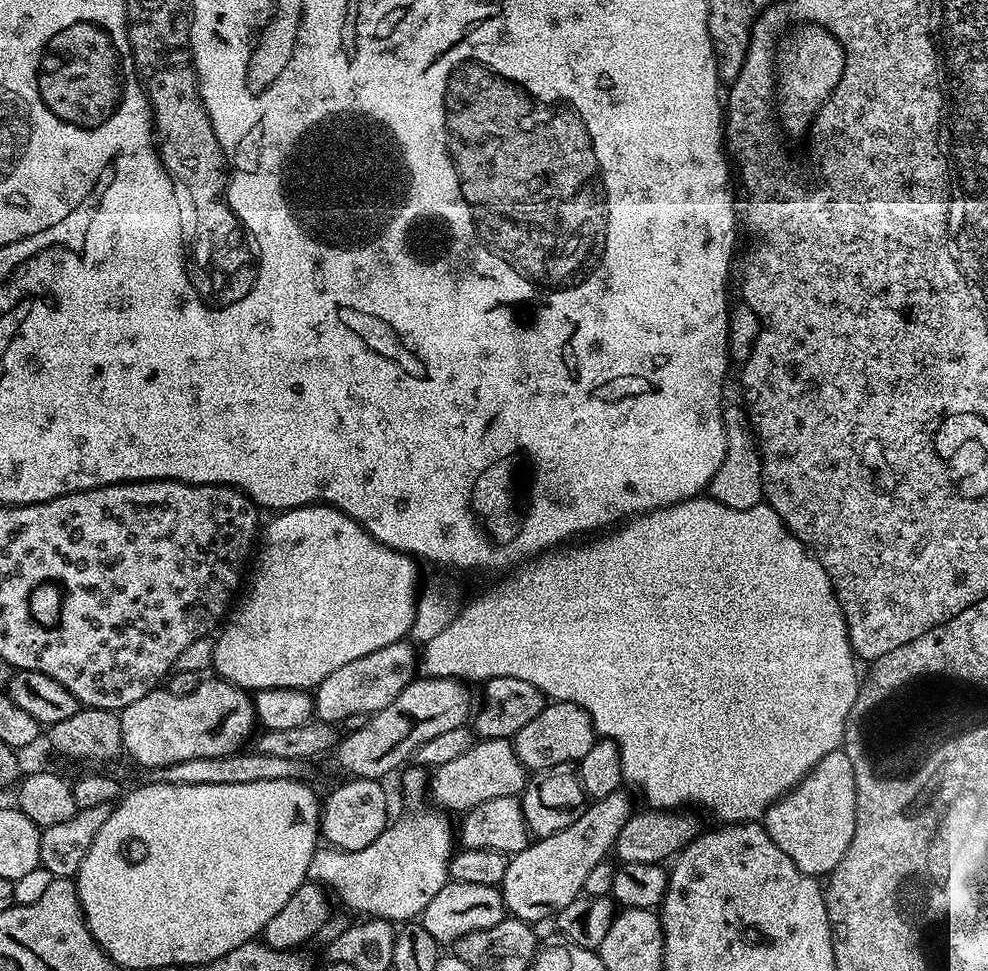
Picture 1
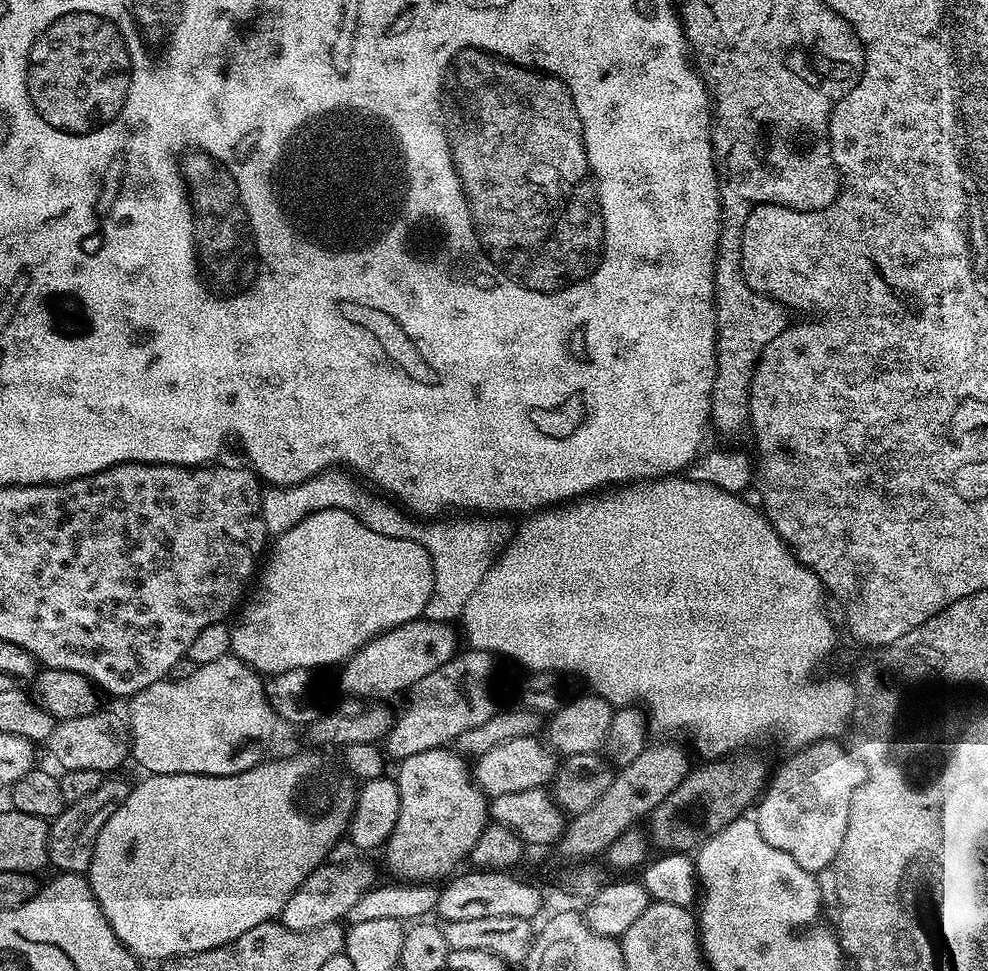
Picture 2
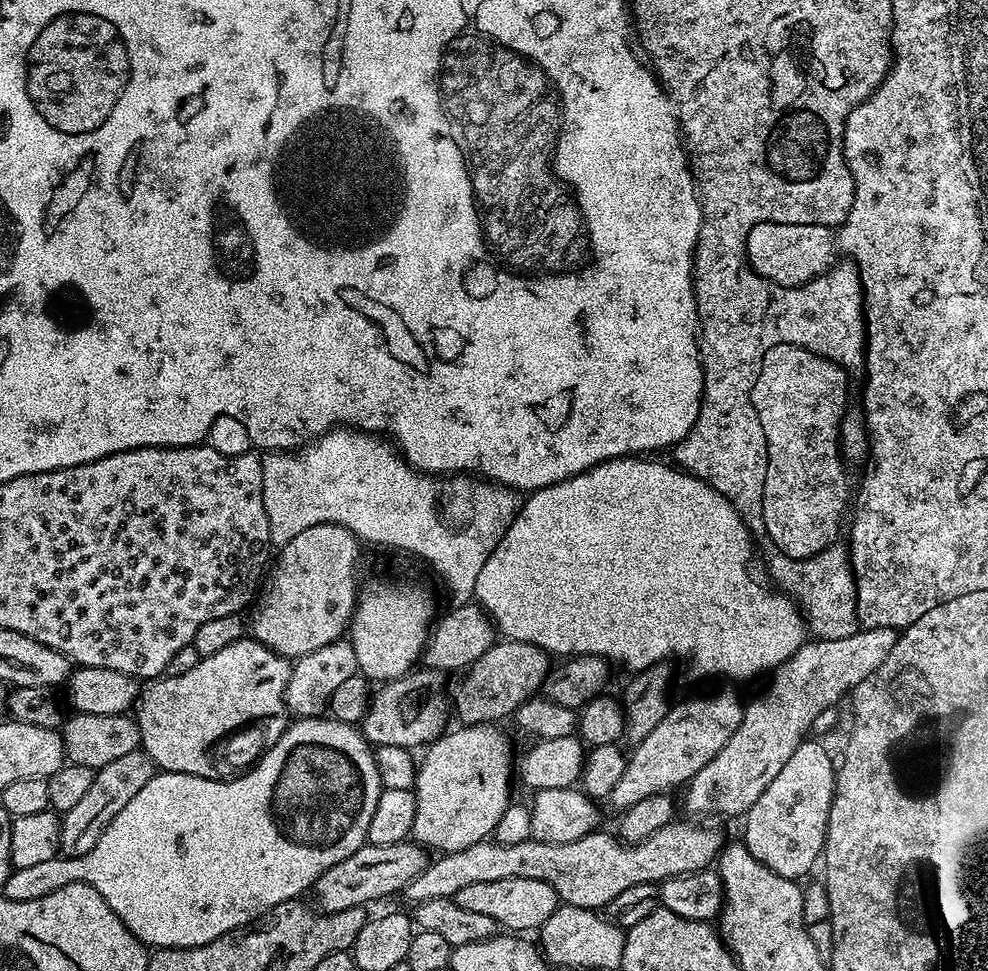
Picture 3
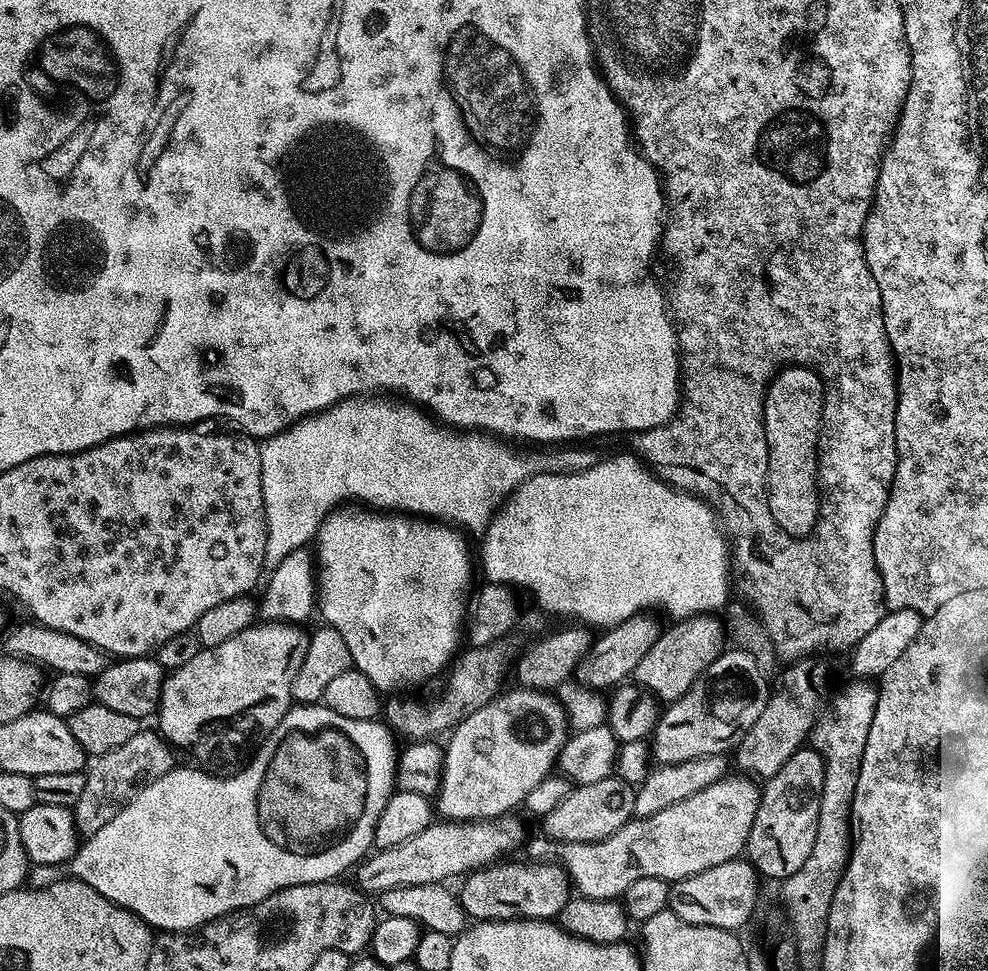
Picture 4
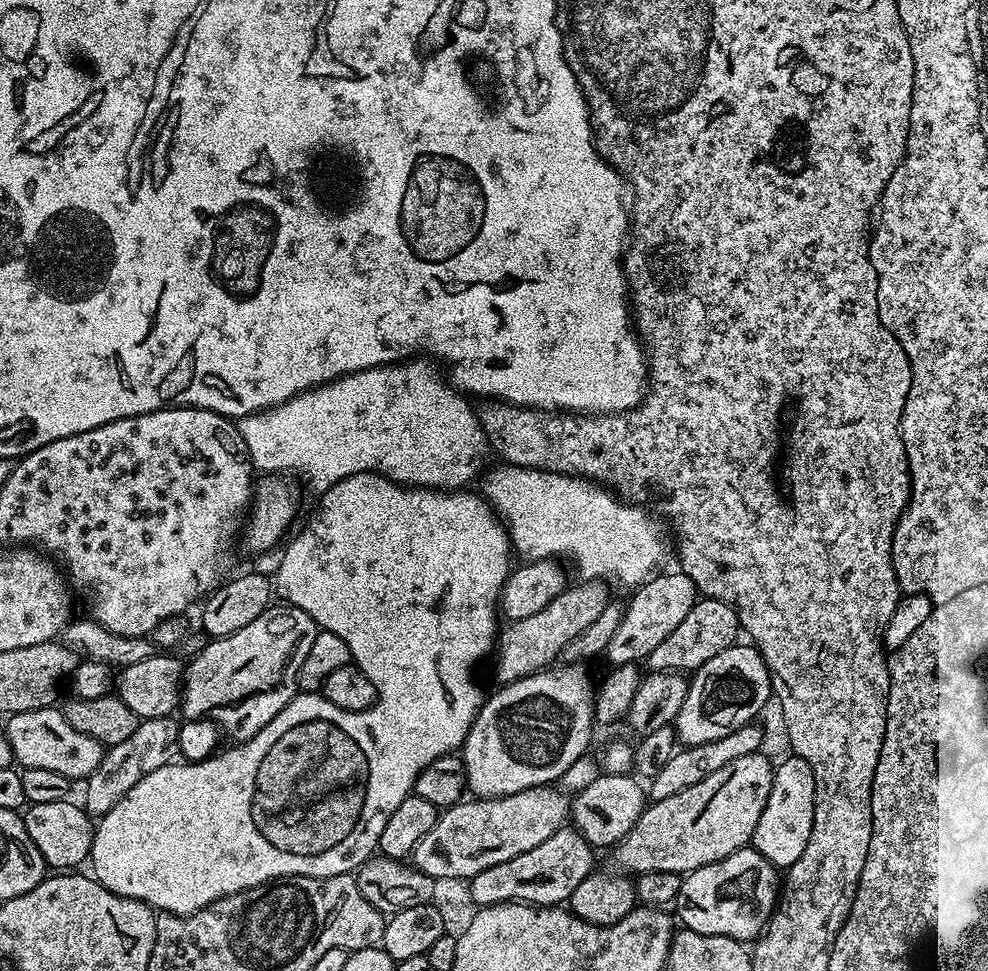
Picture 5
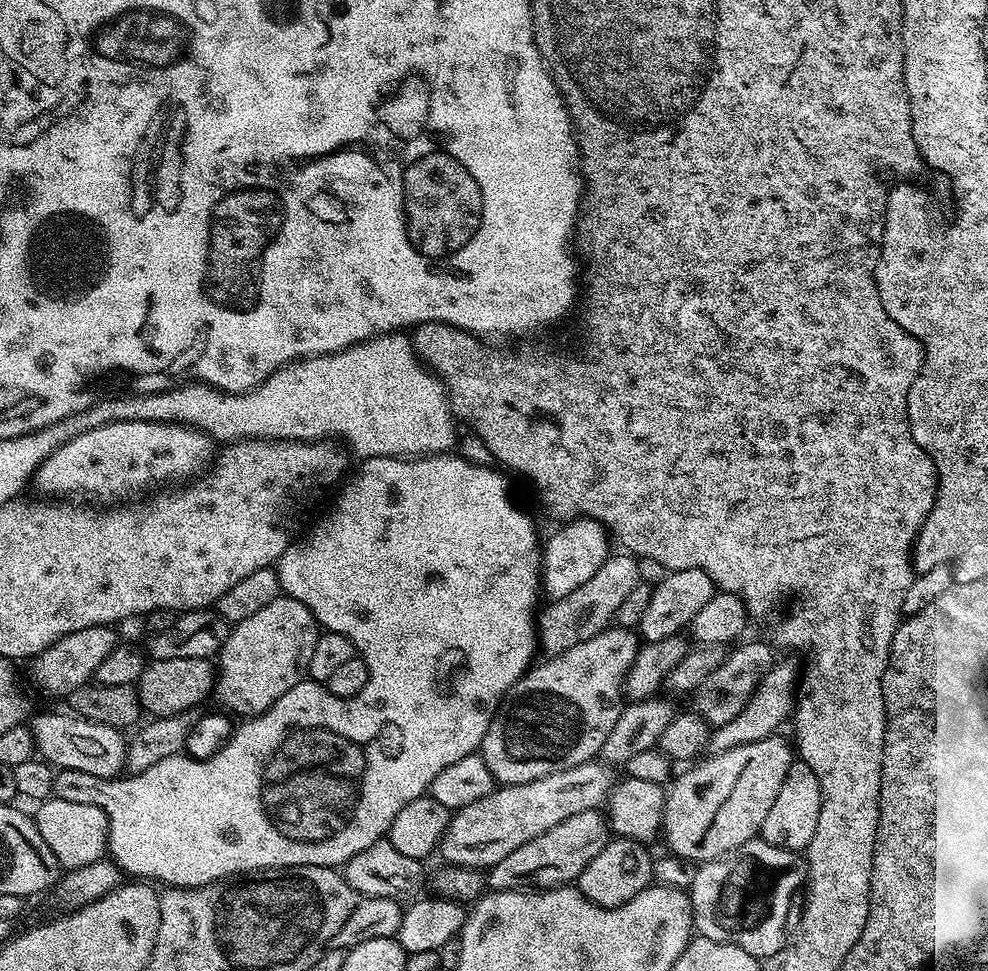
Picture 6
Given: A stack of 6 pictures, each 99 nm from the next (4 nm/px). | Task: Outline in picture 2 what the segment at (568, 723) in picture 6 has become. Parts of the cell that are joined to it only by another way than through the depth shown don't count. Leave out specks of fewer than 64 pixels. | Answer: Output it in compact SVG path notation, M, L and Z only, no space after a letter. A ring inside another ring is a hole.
M447 747L422 750L422 754L410 754L410 758L399 761L397 768L400 769L394 773L400 799L398 822L382 848L384 860L397 881L436 882L439 876L447 877L453 871L451 868L471 853L474 842L478 842L482 827L480 819L486 816L486 798L476 787L469 765L464 764L467 764L465 757Z

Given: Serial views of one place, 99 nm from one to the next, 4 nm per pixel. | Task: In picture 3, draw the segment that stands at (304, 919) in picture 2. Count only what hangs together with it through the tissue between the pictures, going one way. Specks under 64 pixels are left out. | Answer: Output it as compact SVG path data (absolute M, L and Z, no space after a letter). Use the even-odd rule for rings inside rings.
M367 842L350 858L342 858L338 866L330 866L316 879L314 893L316 892L315 907L321 912L337 912L368 906L371 900L380 900L383 896L392 896L401 893L405 886L430 863L430 856L421 845L415 842L378 846Z

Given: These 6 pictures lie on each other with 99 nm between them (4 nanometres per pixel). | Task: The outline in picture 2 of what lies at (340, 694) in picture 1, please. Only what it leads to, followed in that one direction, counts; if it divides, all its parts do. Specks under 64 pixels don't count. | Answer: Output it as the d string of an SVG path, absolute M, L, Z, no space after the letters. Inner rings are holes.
M411 620L402 626L392 628L382 635L376 636L367 644L362 646L350 659L345 660L340 672L340 688L348 696L357 696L360 700L368 700L364 702L388 702L391 696L407 693L409 688L414 687L418 682L422 682L422 678L426 678L426 674L434 674L434 670L438 670L446 662L450 662L452 657L457 655L456 636L458 640L458 632L452 624L436 624L433 620Z

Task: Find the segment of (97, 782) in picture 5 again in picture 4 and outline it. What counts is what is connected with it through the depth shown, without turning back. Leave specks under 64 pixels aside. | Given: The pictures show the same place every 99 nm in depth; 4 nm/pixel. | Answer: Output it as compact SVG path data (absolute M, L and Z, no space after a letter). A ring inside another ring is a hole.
M142 728L125 745L118 746L117 750L107 751L89 763L85 773L85 789L72 809L76 830L81 837L87 838L98 834L98 830L102 830L106 822L114 819L127 801L136 795L142 783L165 776L175 768L176 754L172 746L157 731L150 730Z

